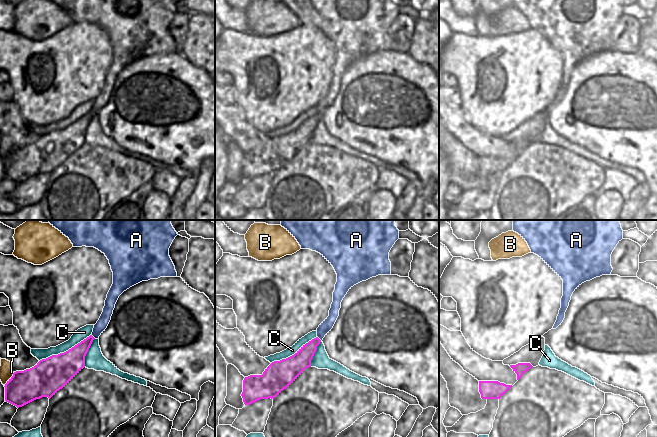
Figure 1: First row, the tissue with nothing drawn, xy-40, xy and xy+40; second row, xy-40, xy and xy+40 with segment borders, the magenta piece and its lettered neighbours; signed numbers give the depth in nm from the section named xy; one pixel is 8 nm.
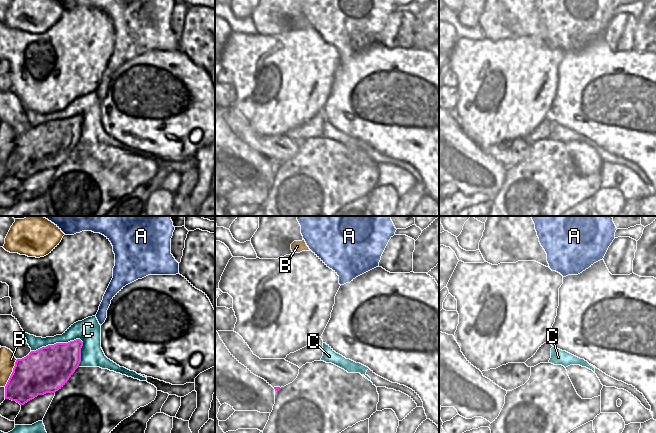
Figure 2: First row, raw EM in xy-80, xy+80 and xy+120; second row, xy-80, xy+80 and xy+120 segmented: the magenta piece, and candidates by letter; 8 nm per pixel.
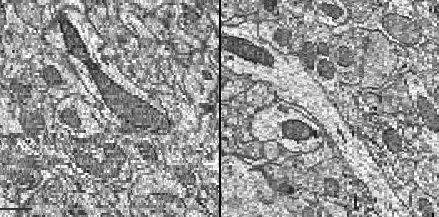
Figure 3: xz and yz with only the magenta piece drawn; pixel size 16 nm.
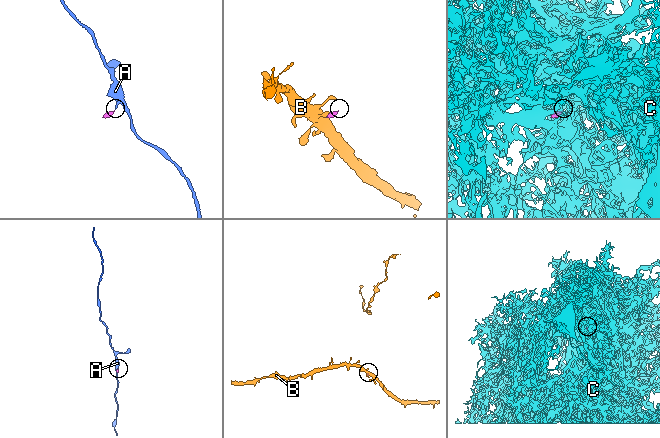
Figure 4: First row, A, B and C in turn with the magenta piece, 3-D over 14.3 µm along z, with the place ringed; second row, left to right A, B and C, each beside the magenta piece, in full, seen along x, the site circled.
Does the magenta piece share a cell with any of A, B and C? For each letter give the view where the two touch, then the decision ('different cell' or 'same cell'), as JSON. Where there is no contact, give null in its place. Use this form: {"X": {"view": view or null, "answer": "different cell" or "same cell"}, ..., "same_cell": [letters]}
{"A": {"view": "xy-40", "answer": "same cell"}, "B": {"view": "xy-40", "answer": "different cell"}, "C": {"view": "xy-40", "answer": "different cell"}, "same_cell": ["A"]}

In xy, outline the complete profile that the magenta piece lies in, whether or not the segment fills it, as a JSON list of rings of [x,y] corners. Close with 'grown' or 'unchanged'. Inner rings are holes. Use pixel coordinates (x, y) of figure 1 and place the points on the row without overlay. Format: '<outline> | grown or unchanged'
[[[281,0],[299,19],[301,25],[320,29],[334,44],[337,58],[333,68],[333,78],[329,92],[317,104],[317,113],[303,121],[294,131],[272,138],[262,151],[250,151],[243,156],[241,170],[245,181],[260,175],[274,175],[289,163],[308,143],[317,122],[331,107],[347,68],[356,60],[378,51],[391,51],[389,28],[399,15],[395,0]]] | grown

